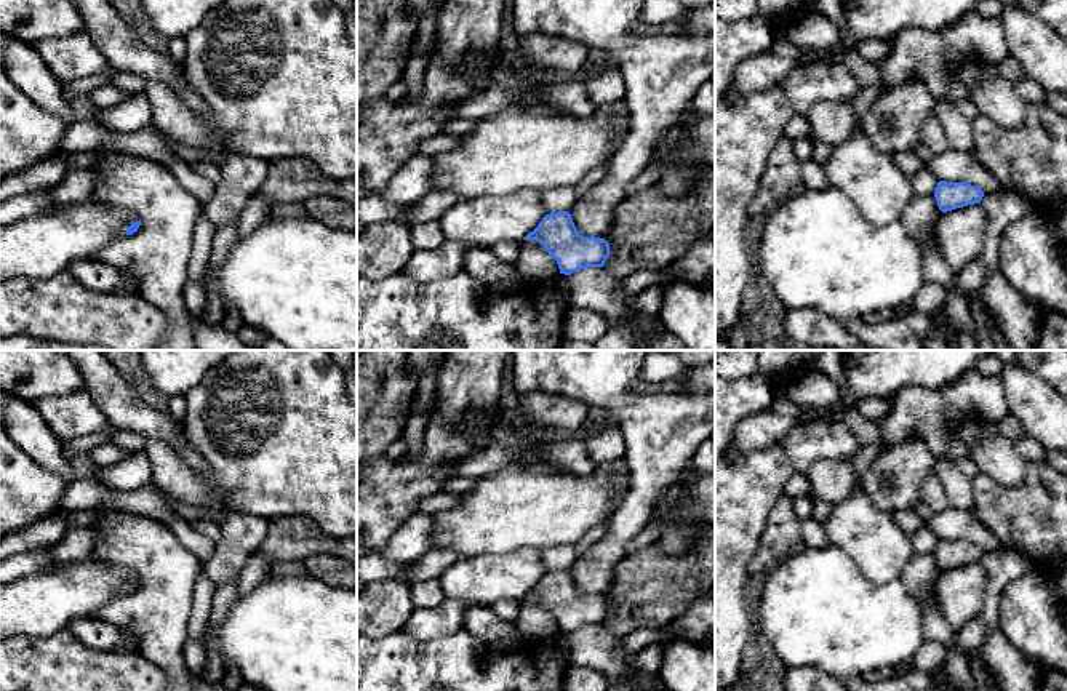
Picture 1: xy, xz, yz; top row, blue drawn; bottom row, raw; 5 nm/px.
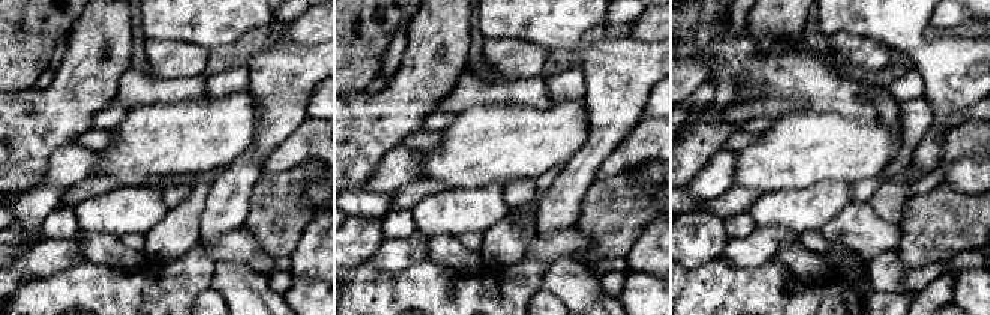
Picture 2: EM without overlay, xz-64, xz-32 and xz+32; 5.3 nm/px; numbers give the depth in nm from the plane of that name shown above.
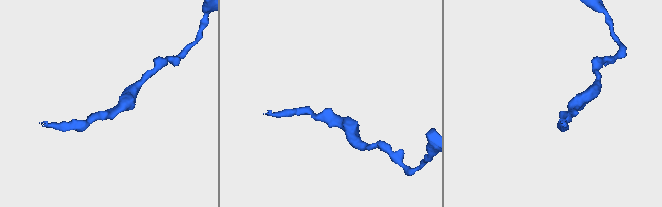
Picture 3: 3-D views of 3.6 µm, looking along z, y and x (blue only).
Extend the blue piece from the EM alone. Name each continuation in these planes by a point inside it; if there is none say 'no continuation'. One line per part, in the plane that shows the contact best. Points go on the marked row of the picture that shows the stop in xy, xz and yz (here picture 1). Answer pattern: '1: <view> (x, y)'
no continuation

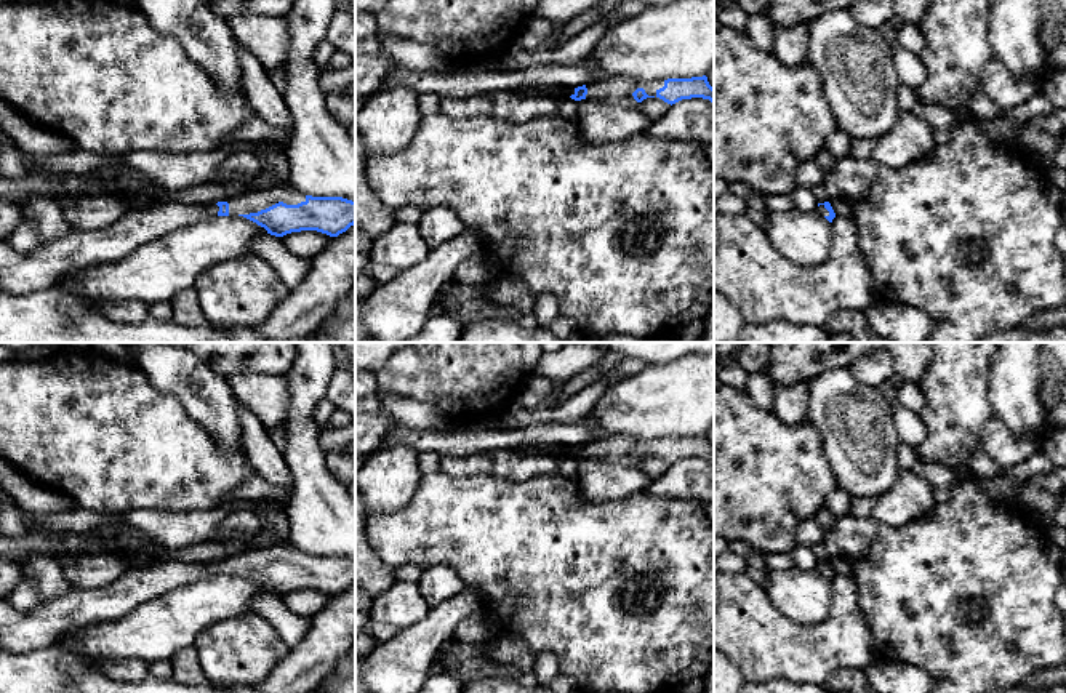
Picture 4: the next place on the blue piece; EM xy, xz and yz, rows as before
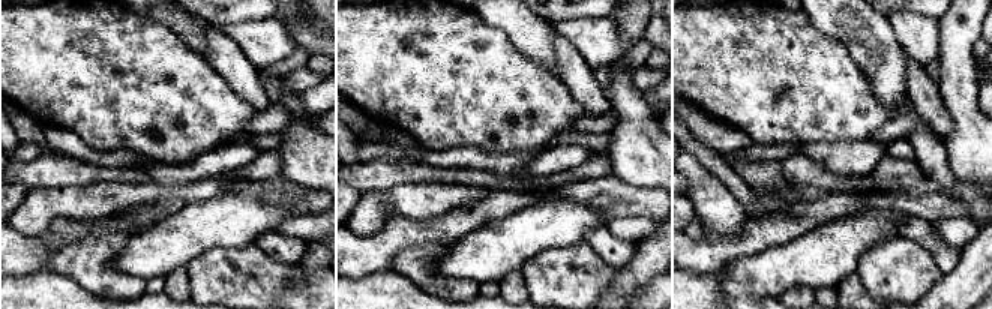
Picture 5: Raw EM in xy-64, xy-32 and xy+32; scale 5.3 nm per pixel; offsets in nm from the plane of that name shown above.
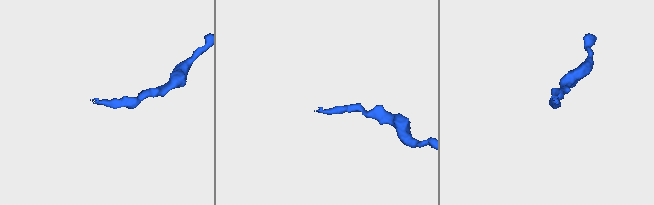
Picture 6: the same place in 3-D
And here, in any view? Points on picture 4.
1: xy (248, 202)

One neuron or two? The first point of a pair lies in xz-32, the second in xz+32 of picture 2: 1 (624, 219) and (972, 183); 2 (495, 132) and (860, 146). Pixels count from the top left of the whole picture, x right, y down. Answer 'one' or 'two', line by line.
1: two
2: one

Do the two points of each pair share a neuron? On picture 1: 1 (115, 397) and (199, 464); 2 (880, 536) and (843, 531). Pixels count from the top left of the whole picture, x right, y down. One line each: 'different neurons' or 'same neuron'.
1: same neuron
2: same neuron

